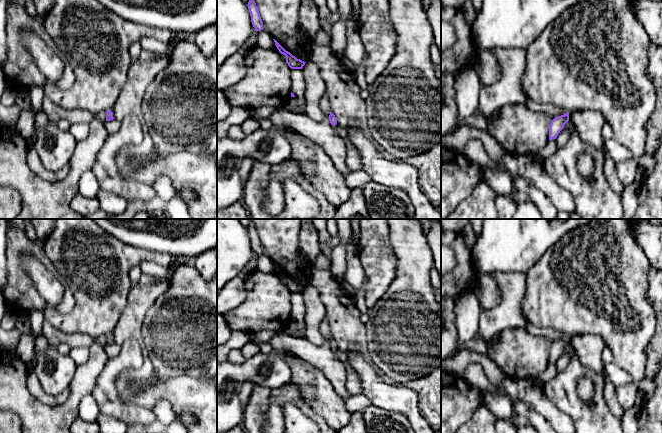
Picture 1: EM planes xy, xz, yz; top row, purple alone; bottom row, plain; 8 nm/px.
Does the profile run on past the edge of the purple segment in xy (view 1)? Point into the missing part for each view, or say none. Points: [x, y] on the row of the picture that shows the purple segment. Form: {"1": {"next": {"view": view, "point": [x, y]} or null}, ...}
{"1": {"next": null}}

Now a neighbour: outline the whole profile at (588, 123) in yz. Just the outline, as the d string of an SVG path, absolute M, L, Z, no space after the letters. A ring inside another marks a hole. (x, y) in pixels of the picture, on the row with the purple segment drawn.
M595 110L569 112L569 121L574 123L575 132L580 135L583 142L589 143L604 154L601 131L607 120L601 112Z

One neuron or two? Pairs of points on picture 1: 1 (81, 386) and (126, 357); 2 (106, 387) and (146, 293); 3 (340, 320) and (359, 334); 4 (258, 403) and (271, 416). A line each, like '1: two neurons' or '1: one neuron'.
1: two neurons
2: two neurons
3: one neuron
4: two neurons

